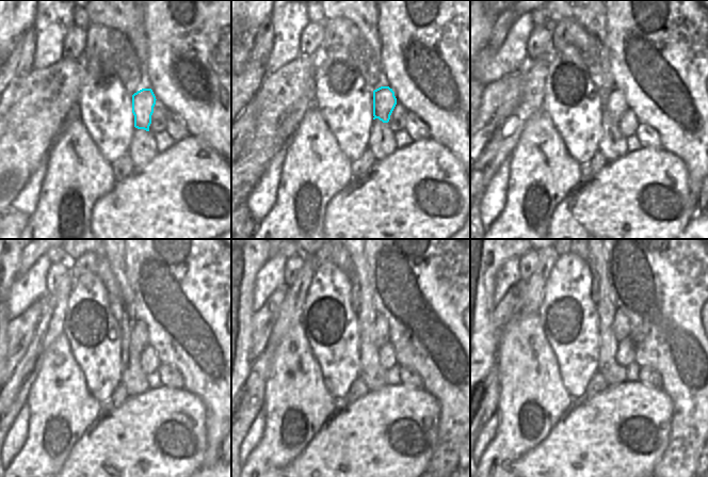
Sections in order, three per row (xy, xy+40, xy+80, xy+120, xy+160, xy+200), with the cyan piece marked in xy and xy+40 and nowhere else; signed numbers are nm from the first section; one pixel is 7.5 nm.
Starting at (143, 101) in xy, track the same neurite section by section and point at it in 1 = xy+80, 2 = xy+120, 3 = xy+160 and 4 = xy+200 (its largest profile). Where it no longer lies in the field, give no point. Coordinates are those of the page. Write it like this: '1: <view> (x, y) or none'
1: xy+80 (616, 105)
2: xy+120 (140, 337)
3: xy+160 (381, 332)
4: xy+200 (621, 327)

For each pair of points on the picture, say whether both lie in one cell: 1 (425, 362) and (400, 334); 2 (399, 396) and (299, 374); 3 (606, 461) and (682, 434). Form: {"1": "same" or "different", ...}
{"1": "same", "2": "different", "3": "different"}

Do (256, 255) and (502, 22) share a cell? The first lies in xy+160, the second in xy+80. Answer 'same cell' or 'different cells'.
different cells

